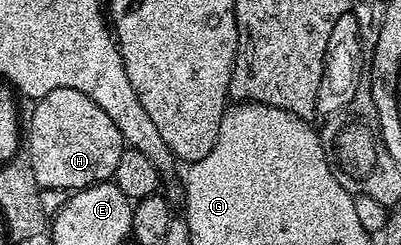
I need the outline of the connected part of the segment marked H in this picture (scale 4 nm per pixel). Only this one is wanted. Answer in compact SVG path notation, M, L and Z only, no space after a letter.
M54 89L54 93L46 93L46 97L35 100L33 107L36 108L33 109L32 120L28 123L28 154L26 154L26 159L31 164L33 175L40 188L62 189L71 193L81 191L83 187L89 187L95 183L109 182L115 176L118 169L118 157L122 157L122 153L126 150L124 138L118 125L114 125L114 121L110 121L110 117L106 117L106 113L102 113L102 109L98 109L98 105L94 105L94 101L90 101L90 97L86 97L86 93L78 93L78 89Z

